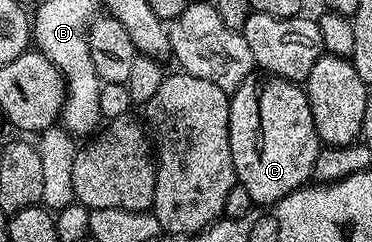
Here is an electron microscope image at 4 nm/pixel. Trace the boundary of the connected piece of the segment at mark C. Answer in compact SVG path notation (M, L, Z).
M253 74L241 82L228 102L230 122L230 154L234 158L237 185L246 188L253 205L271 206L277 204L286 194L305 187L312 180L314 158L318 158L322 141L314 126L314 114L310 114L308 93L295 80L267 75Z

